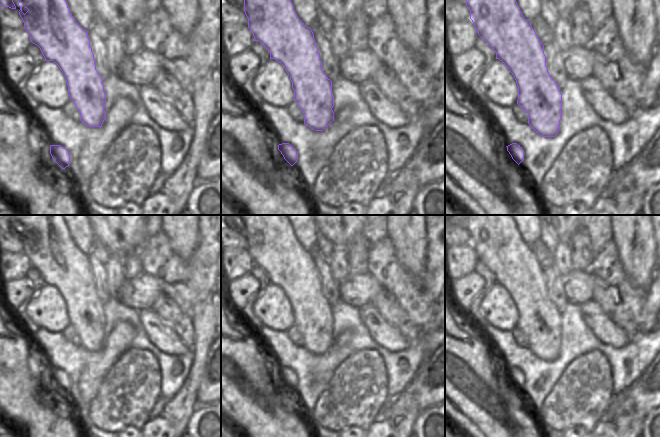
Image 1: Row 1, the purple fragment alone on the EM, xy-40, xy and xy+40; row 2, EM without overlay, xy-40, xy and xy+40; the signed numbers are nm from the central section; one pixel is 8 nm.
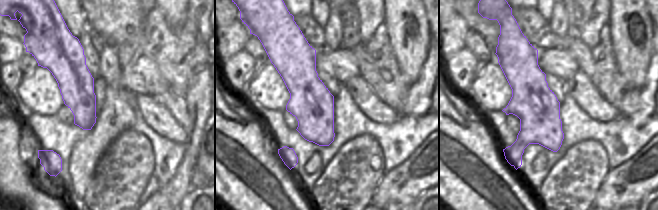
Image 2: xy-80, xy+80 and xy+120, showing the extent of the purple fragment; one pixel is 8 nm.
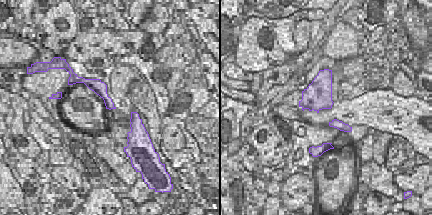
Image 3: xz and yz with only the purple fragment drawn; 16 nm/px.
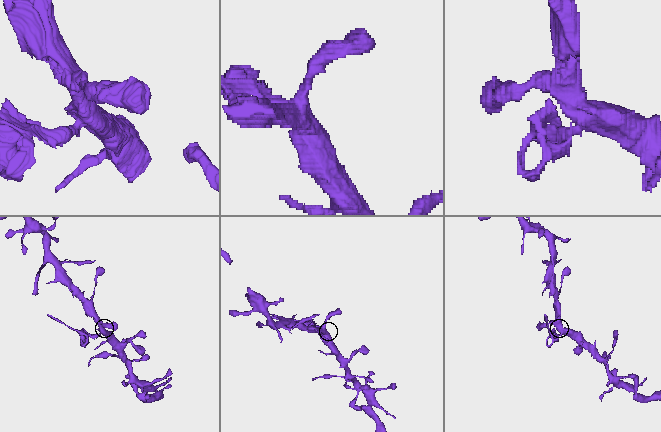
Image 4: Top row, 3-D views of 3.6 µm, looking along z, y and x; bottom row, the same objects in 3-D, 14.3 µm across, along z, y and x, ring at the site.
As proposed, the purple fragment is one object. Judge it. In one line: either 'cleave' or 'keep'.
cleave

